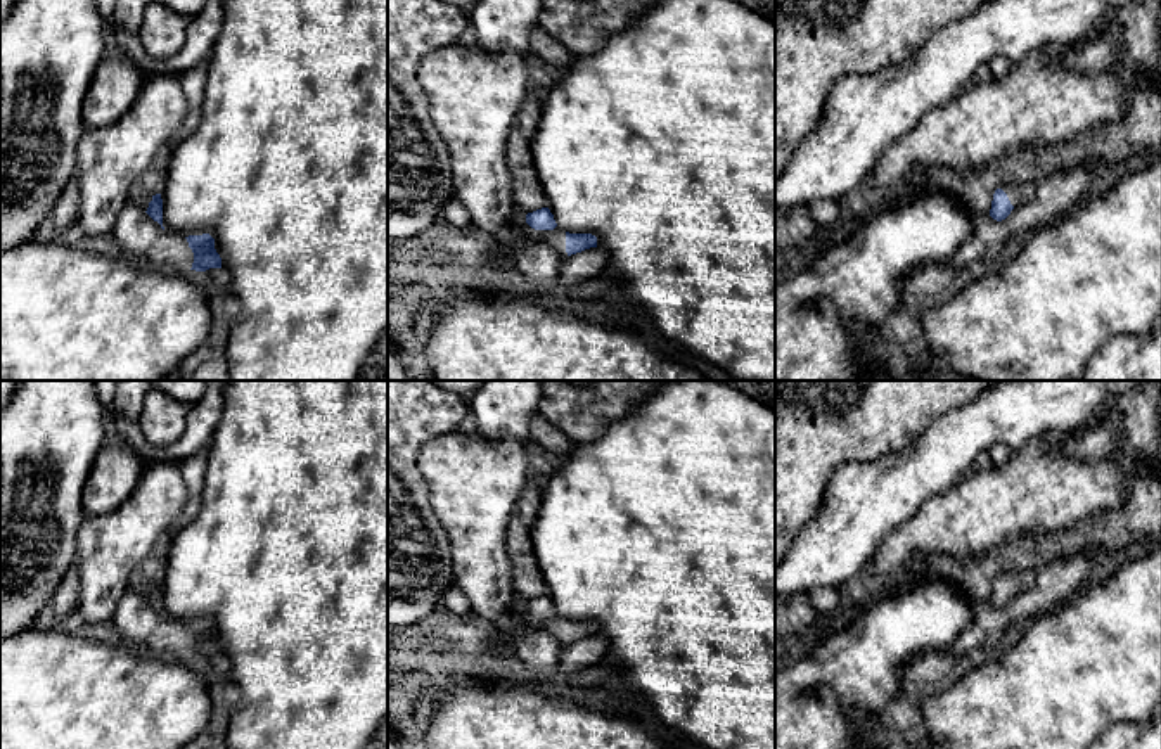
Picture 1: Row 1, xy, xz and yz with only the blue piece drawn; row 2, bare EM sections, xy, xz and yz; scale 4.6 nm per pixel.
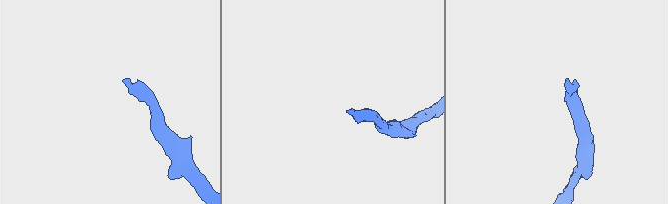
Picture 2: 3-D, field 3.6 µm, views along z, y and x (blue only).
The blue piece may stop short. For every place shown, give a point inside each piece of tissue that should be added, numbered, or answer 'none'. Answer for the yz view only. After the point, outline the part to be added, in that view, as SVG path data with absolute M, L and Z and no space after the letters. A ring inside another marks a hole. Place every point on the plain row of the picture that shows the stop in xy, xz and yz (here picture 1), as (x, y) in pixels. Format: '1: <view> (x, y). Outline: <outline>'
1: yz (1019, 580). Outline: M1033 567L1009 569L1002 571L998 576L1007 581L1014 597L1030 590L1036 581L1036 571Z

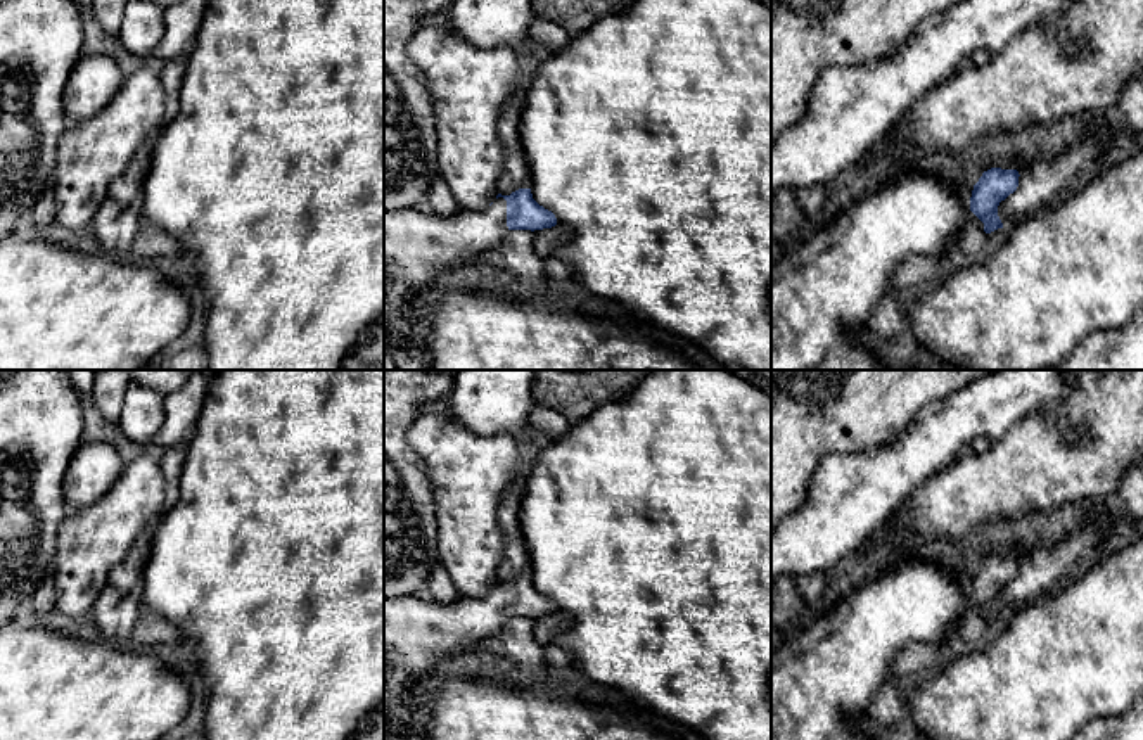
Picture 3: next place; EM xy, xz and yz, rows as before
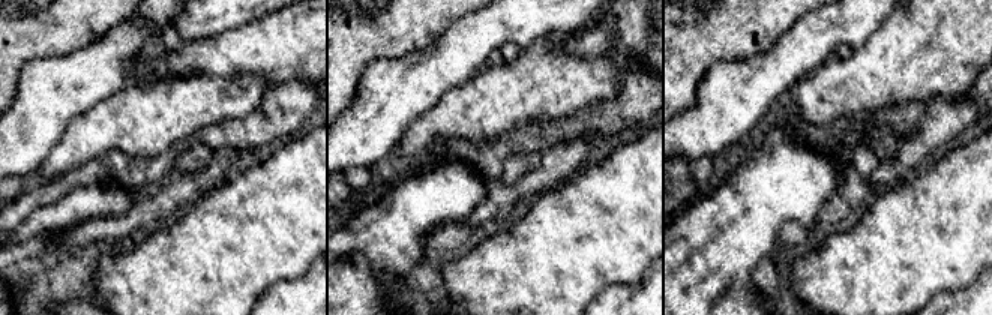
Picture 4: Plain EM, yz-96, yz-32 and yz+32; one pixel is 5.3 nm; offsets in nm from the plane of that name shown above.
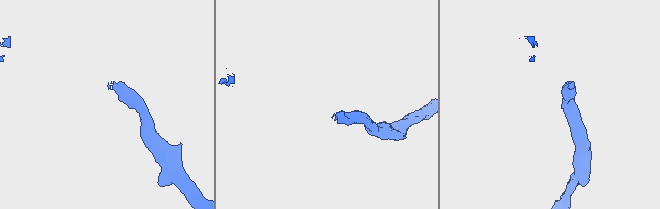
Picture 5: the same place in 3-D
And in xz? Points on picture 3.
1: xz (419, 633). Outline: M498 584L481 600L460 596L451 603L418 598L415 595L384 598L384 737L403 740L408 731L422 733L413 709L412 686L422 679L431 679L431 669L463 648L498 636L507 614L507 588Z

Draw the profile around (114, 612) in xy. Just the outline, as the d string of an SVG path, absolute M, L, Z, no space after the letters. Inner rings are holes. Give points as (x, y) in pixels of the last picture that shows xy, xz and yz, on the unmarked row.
M107 584L90 610L102 640L128 645L142 612L138 593L121 593Z

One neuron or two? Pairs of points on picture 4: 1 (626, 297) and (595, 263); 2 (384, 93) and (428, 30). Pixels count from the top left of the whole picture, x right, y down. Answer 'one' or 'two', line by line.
1: two
2: two

